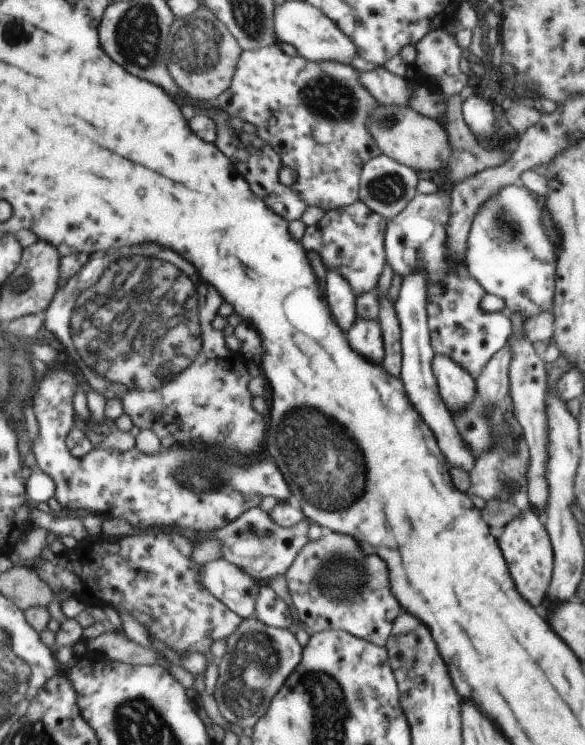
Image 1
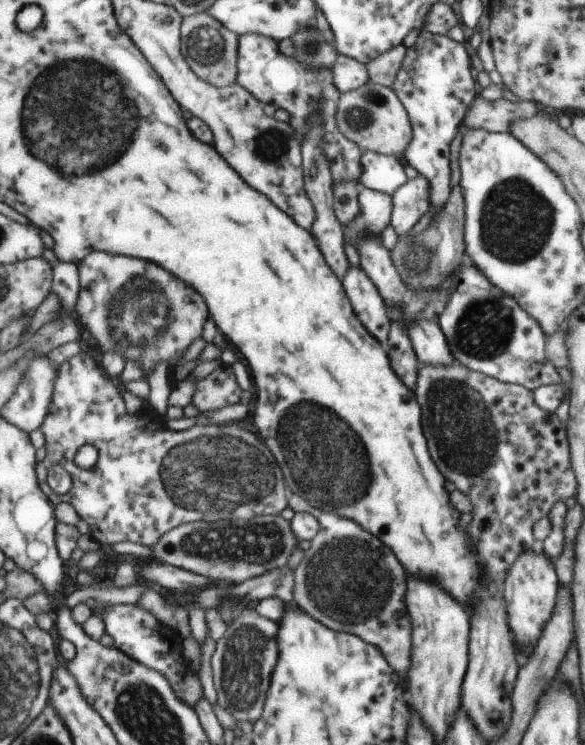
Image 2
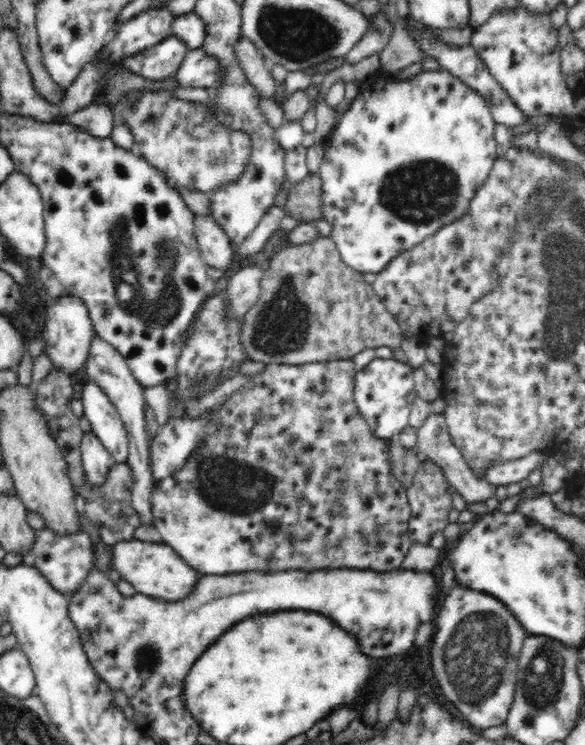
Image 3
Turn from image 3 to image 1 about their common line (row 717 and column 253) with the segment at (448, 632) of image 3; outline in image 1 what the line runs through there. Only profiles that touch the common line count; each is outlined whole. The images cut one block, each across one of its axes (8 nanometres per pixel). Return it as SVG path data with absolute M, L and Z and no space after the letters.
M60 364L52 367L48 374L44 374L40 377L40 388L35 397L35 414L39 422L40 433L35 440L35 456L37 457L38 467L47 474L50 474L57 483L57 501L65 508L70 511L75 510L88 510L90 514L98 515L102 519L121 519L126 520L128 523L131 523L139 532L144 532L154 529L165 529L171 528L174 530L188 530L192 535L205 535L210 534L223 528L226 523L233 522L237 520L240 515L247 512L248 509L253 507L259 507L261 501L266 496L273 496L278 499L279 502L287 503L288 499L291 497L291 491L284 479L284 476L280 473L280 470L274 465L274 462L270 460L260 460L260 462L254 462L254 464L248 464L248 466L242 466L242 464L232 464L232 462L222 462L220 456L216 456L216 452L196 452L196 448L187 448L187 446L179 446L175 444L169 449L164 449L157 454L149 454L142 452L137 447L133 449L122 452L122 450L117 449L108 449L97 447L91 454L88 454L85 458L77 458L69 450L68 440L70 434L75 430L75 419L78 418L78 415L74 411L74 396L78 394L80 390L80 380L76 374L72 374L68 368L62 368Z

